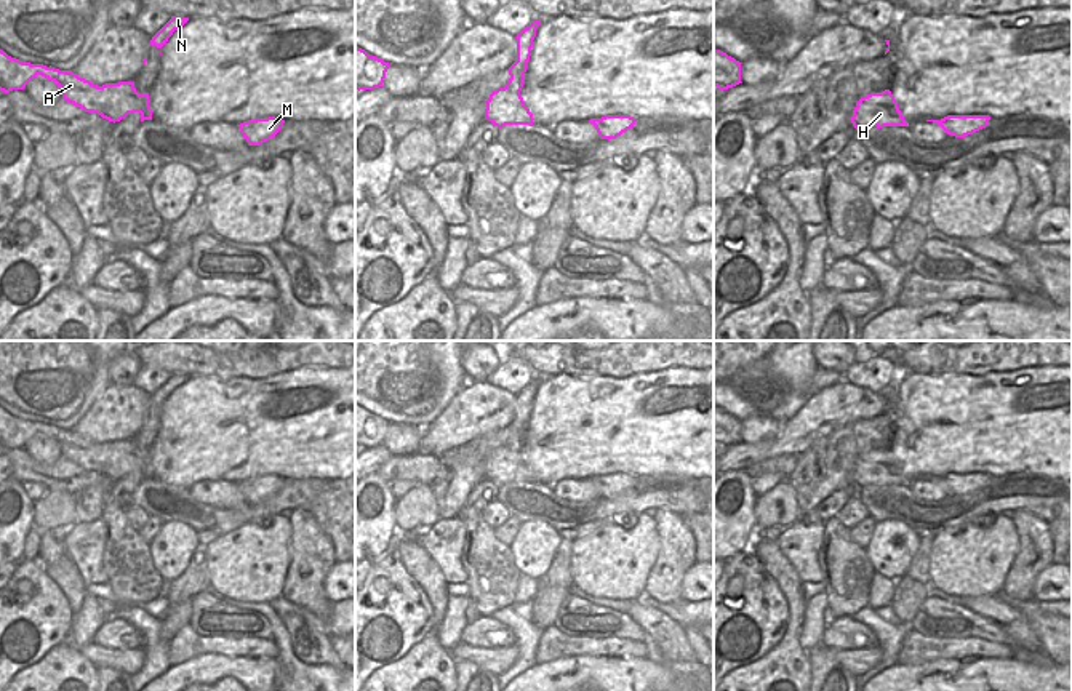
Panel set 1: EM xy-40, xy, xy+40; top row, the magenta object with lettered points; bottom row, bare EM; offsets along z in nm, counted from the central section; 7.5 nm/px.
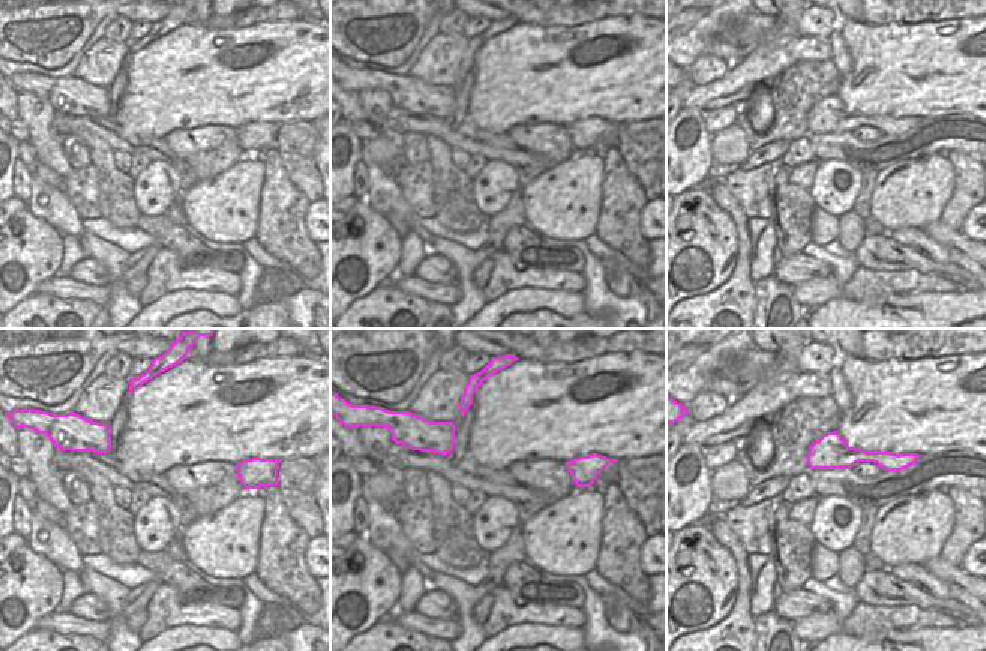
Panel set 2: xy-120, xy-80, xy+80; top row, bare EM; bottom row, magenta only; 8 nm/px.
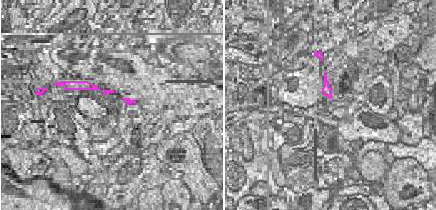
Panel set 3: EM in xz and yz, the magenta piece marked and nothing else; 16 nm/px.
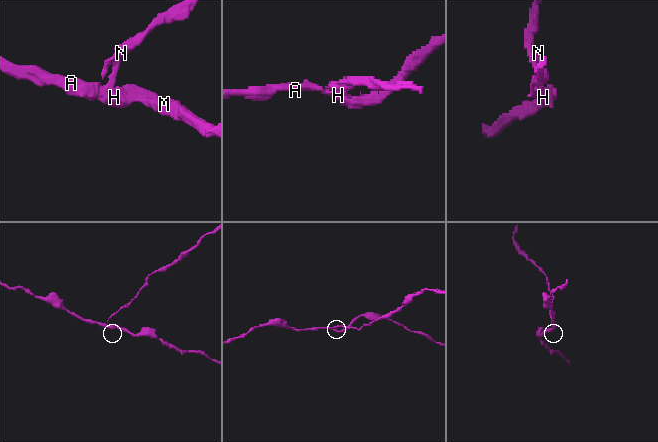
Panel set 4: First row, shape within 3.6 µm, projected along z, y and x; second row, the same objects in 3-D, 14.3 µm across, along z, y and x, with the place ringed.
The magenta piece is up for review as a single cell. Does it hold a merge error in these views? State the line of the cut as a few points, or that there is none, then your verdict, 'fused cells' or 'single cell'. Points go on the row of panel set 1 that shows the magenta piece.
cut in xy along (504, 87), (520, 90); fused cells

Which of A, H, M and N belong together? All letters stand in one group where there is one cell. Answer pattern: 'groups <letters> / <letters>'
groups A H M / N

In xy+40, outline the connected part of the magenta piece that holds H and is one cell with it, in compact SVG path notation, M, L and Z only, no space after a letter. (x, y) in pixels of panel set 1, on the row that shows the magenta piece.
M890 90L861 98L853 110L851 123L856 130L867 126L907 126Z

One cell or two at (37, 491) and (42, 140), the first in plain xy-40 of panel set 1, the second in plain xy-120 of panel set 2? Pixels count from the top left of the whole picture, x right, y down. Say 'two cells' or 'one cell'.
two cells

